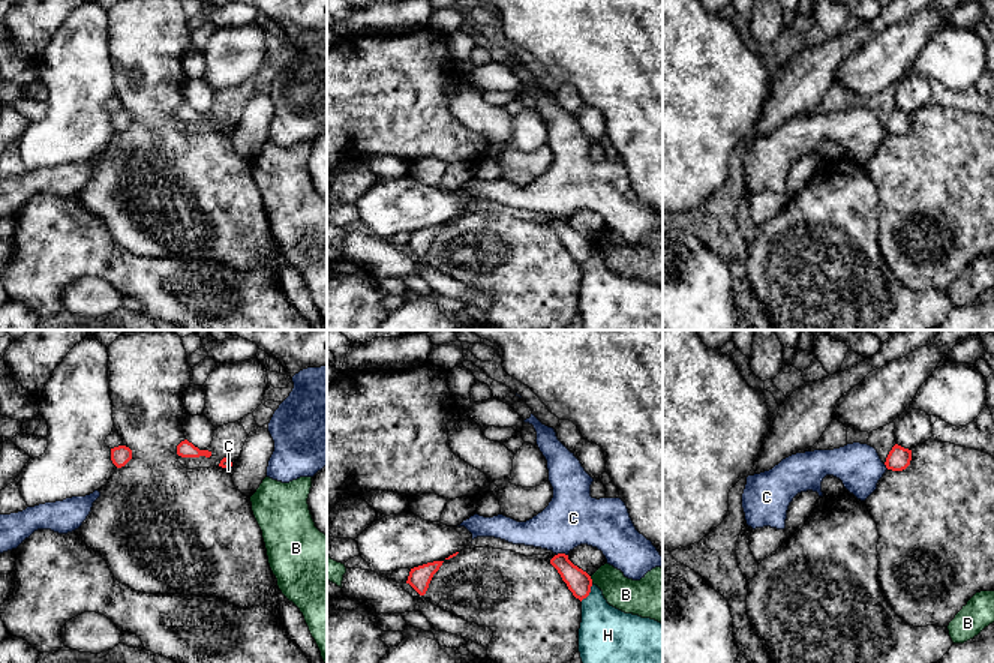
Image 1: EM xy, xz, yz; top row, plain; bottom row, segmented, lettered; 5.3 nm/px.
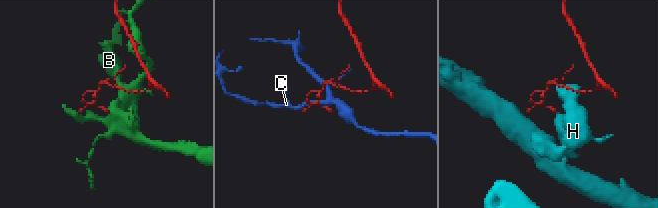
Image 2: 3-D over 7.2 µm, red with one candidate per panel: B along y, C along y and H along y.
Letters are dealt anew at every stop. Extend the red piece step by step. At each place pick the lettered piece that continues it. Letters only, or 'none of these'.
none of these

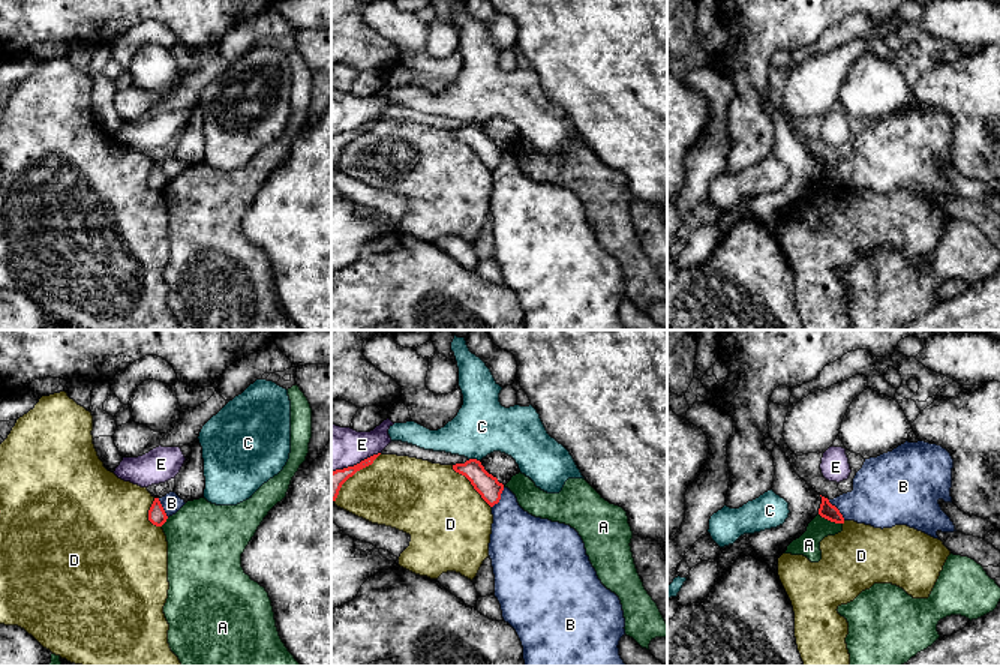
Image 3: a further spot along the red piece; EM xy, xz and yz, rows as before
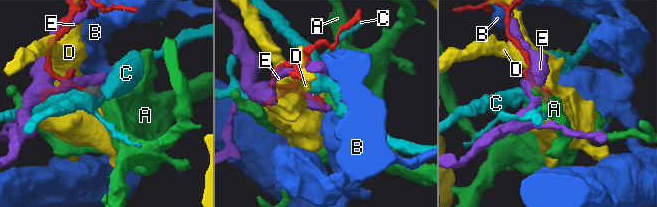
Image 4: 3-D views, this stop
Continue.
none of these

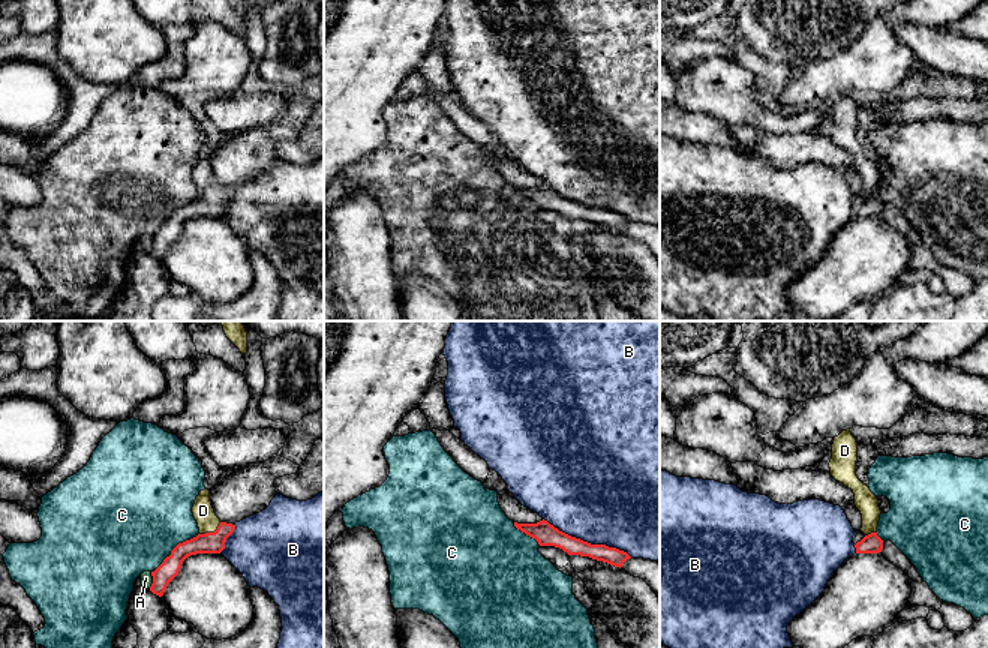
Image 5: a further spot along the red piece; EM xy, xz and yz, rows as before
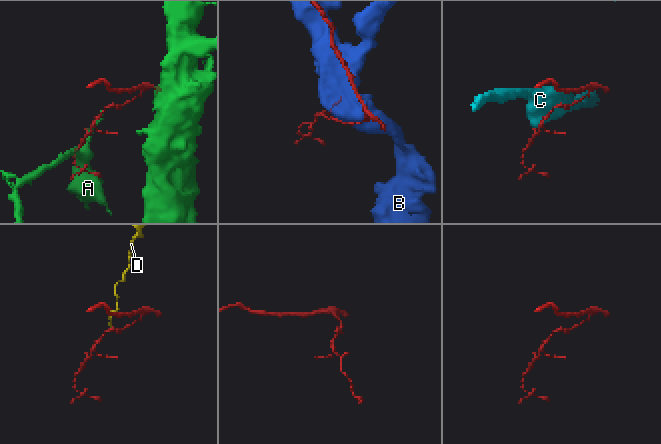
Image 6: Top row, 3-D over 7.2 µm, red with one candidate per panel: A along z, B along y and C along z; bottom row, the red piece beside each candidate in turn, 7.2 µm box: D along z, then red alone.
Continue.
D

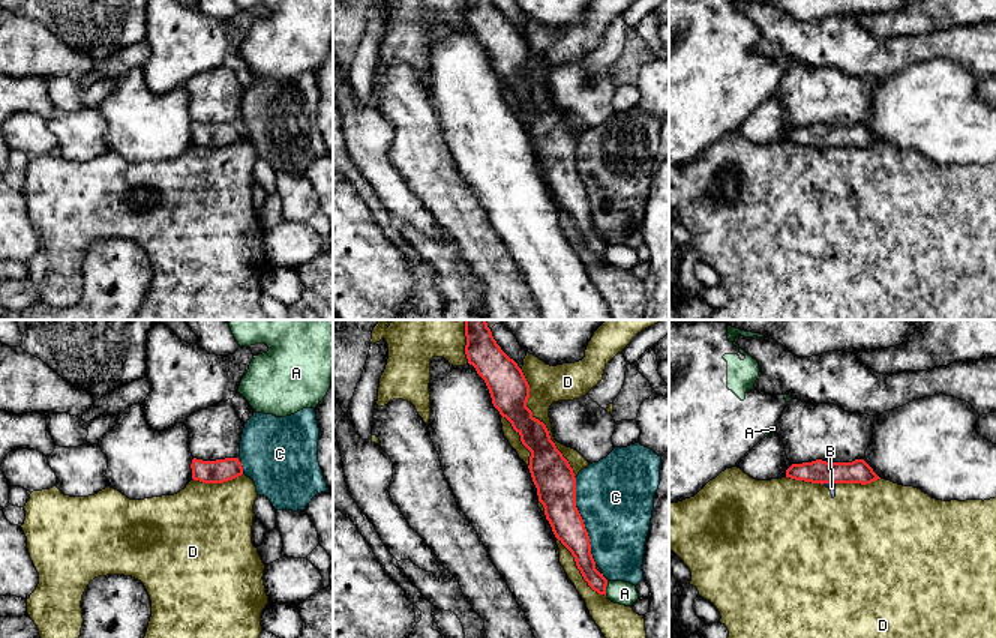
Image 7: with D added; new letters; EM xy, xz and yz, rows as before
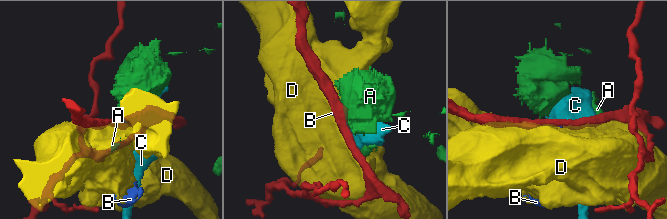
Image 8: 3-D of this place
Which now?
none of these

